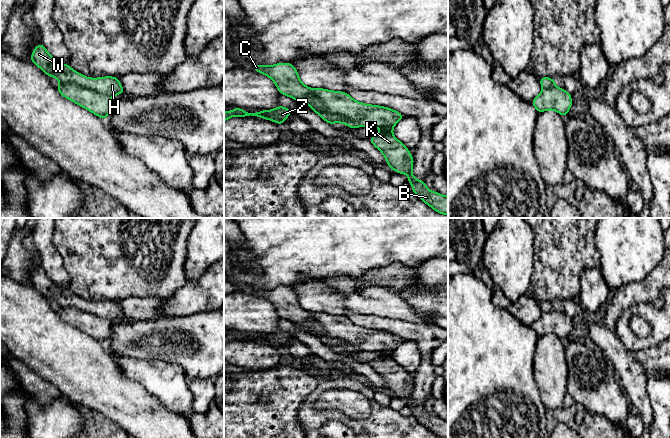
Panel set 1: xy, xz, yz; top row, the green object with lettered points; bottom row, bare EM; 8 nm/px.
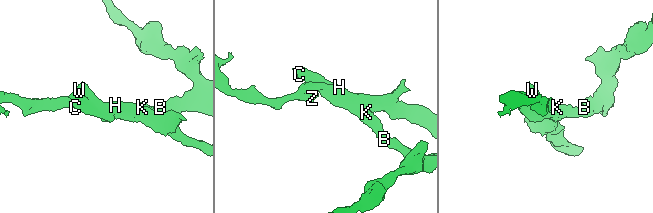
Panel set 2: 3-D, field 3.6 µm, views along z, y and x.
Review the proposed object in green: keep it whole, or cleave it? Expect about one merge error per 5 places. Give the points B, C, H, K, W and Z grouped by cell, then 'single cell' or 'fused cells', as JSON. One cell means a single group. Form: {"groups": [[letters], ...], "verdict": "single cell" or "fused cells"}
{"groups": [["B", "C", "K"], ["H", "W", "Z"]], "verdict": "fused cells"}

